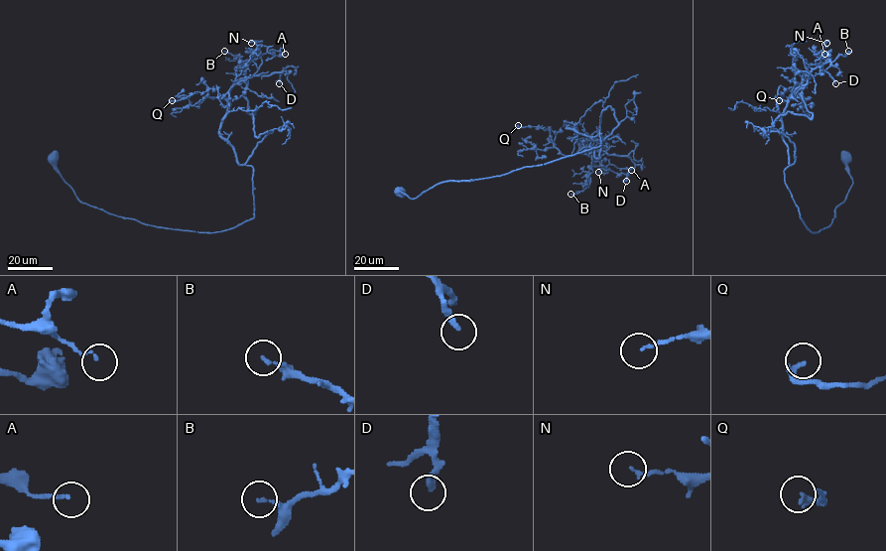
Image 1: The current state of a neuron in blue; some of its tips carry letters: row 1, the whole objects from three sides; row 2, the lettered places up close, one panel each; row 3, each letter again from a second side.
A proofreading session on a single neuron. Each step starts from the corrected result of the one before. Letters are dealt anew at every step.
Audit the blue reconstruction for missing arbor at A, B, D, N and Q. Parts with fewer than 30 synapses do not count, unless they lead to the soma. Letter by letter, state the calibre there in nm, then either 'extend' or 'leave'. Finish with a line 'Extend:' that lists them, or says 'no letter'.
A: 100 nm thick; leave
B: 140 nm thick; leave
D: 220 nm thick; leave
N: 110 nm thick; leave
Q: 240 nm thick; leave
Extend: no letter

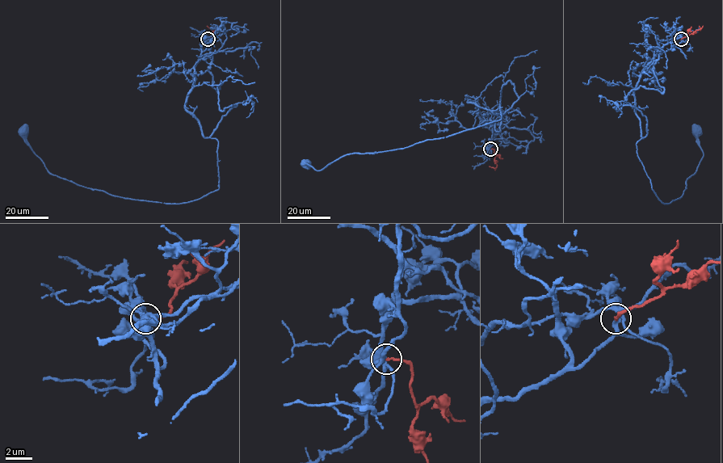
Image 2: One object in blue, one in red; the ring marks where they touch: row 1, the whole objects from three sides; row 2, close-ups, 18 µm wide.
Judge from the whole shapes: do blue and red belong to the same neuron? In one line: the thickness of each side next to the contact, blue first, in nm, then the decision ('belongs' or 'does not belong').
calibres 200 and 140 nm; belongs

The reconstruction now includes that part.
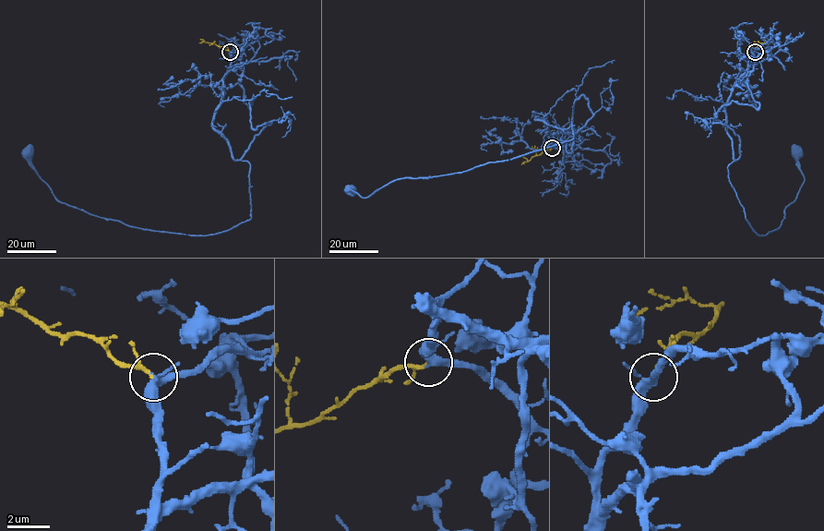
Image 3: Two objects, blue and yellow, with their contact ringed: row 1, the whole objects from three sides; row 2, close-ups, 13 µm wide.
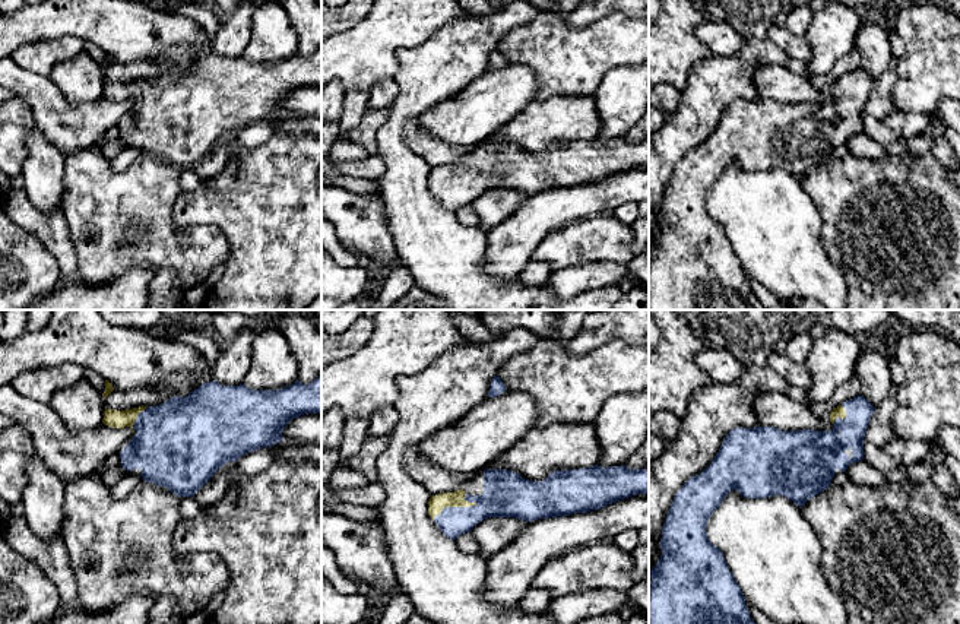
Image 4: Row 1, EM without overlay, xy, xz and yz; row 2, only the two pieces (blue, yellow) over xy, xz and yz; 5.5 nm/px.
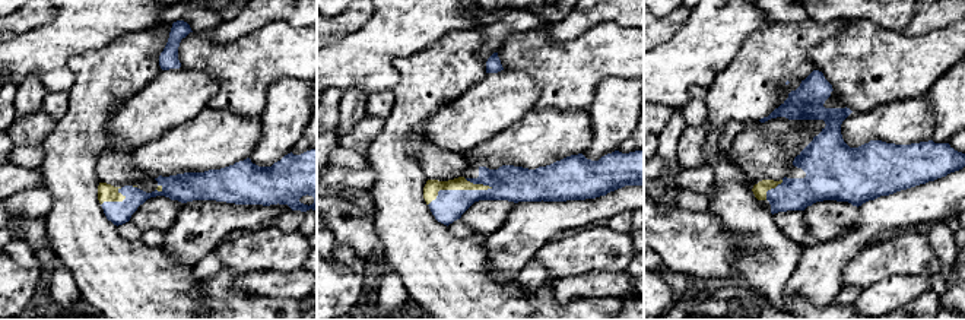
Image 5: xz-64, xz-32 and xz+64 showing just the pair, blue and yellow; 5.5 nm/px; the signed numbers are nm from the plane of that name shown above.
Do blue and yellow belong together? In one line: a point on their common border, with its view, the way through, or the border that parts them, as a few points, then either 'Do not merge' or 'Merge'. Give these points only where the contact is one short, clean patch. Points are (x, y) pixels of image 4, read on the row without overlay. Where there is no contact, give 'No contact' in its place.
Touches blue at xz (455, 180). Merge

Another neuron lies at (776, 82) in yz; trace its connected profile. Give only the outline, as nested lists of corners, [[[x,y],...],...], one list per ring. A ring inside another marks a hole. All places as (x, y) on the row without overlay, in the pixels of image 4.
[[[758,66],[753,73],[753,83],[760,99],[774,99],[782,104],[830,104],[826,94],[815,89],[809,77],[796,75],[786,66]]]

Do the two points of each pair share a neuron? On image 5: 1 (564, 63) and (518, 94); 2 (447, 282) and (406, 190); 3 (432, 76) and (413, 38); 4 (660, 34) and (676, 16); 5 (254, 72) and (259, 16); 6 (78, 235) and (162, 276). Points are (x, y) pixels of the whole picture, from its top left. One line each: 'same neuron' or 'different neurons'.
1: different neurons
2: same neuron
3: different neurons
4: same neuron
5: different neurons
6: same neuron

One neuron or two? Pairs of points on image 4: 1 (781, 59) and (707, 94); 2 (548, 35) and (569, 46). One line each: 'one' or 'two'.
1: one
2: one

